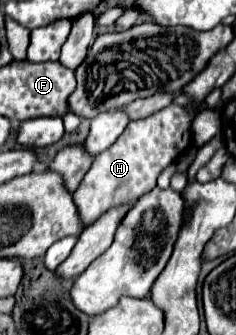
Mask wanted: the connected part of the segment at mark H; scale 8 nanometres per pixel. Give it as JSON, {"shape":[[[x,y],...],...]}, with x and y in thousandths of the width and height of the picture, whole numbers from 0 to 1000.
{"shape":[[[725,310],[648,346],[564,358],[513,412],[487,418],[445,454],[428,454],[386,507],[343,537],[335,561],[309,579],[326,603],[343,657],[377,675],[403,651],[419,651],[445,627],[530,609],[547,597],[581,597],[589,585],[640,573],[657,561],[665,525],[733,490],[809,430],[809,358],[818,340],[750,310]]]}

